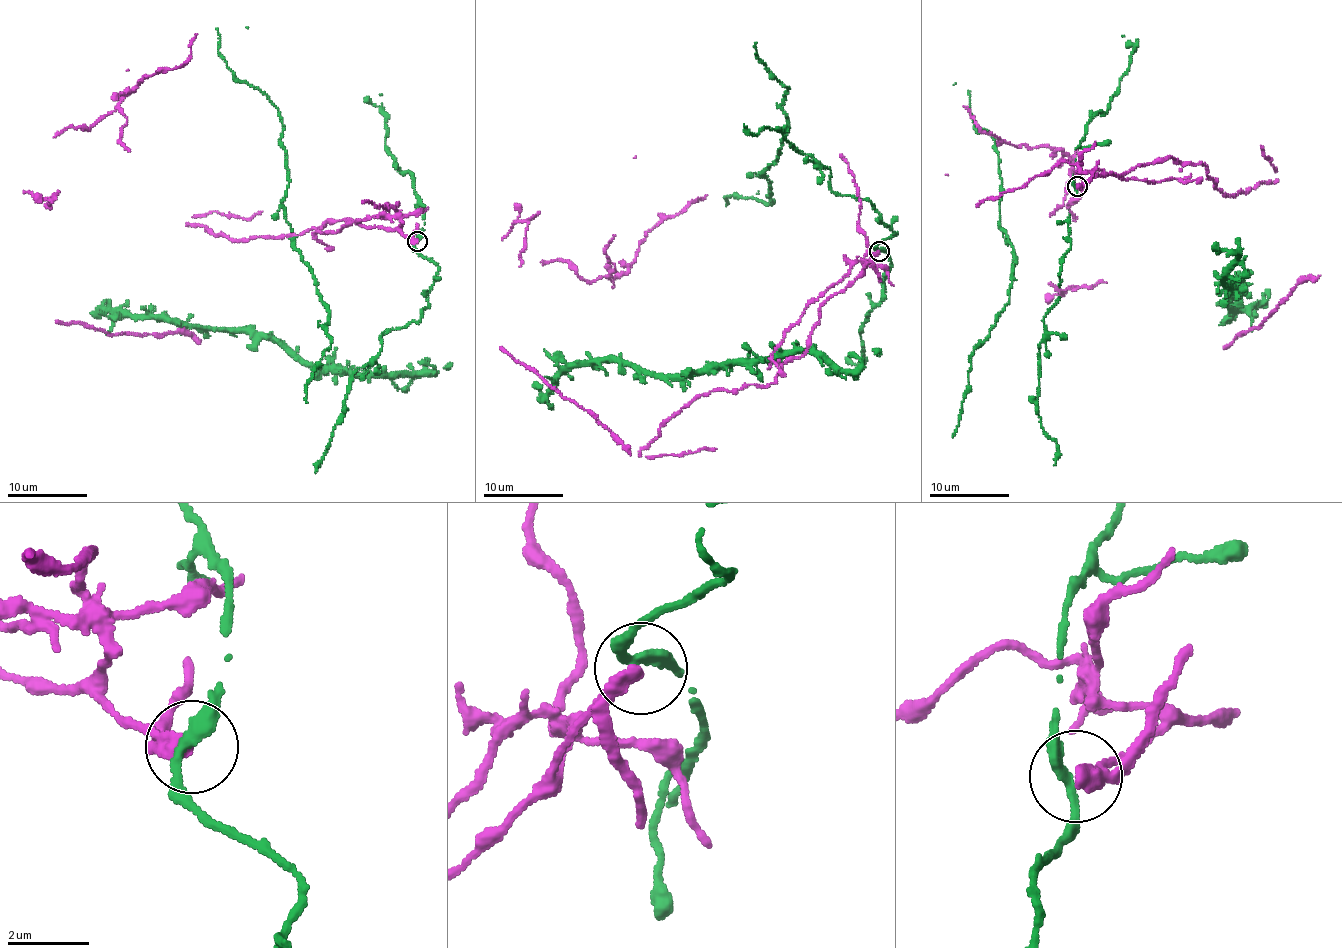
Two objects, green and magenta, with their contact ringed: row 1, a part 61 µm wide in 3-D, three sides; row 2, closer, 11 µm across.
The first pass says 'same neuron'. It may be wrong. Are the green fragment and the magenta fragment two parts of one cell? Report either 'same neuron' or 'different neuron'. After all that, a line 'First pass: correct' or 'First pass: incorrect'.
different neuron
First pass: incorrect

